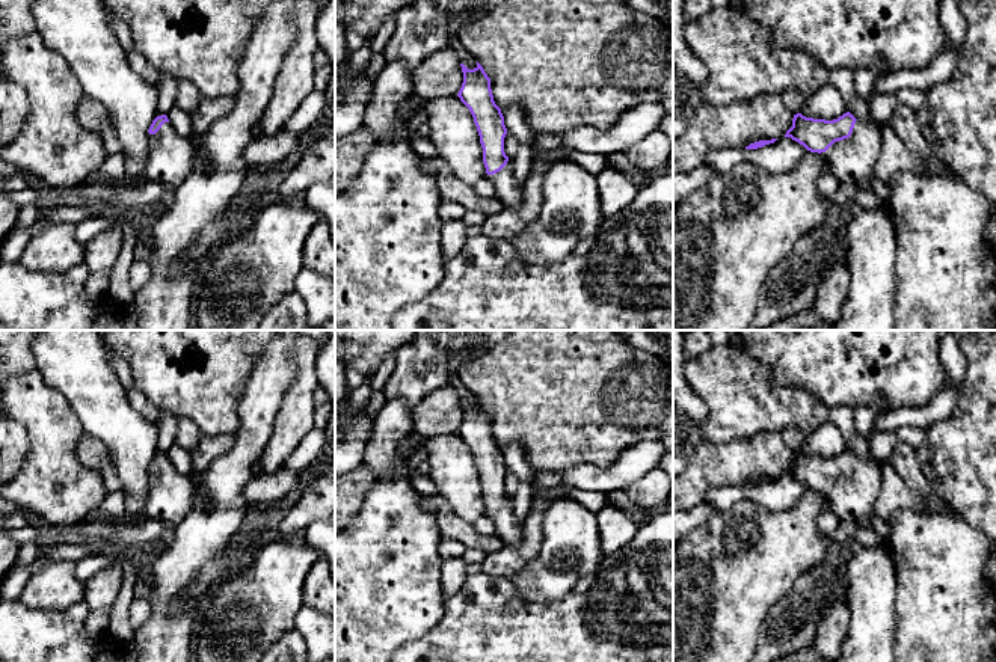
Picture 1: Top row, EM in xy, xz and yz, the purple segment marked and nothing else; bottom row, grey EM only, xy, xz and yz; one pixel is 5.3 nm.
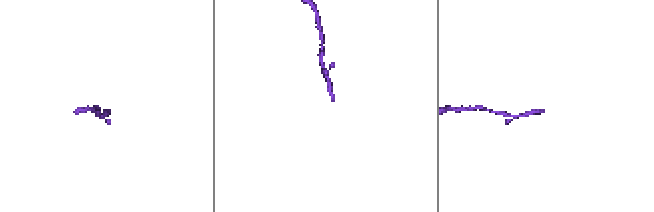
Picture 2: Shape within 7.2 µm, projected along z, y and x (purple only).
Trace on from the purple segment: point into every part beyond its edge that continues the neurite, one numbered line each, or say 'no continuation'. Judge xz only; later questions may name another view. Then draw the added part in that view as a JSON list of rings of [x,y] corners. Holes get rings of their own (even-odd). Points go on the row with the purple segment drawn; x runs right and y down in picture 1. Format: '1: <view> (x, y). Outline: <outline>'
1: xz (507, 189). Outline: [[[509,158],[507,164],[493,175],[486,175],[493,187],[495,187],[495,198],[507,208],[516,210],[521,207],[522,199],[522,188],[521,184],[513,173],[512,169],[512,158]]]

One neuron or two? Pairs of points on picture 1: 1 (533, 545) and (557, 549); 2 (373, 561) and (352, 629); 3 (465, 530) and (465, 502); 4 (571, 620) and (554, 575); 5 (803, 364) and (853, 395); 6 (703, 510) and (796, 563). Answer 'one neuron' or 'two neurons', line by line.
1: two neurons
2: one neuron
3: two neurons
4: two neurons
5: one neuron
6: two neurons

